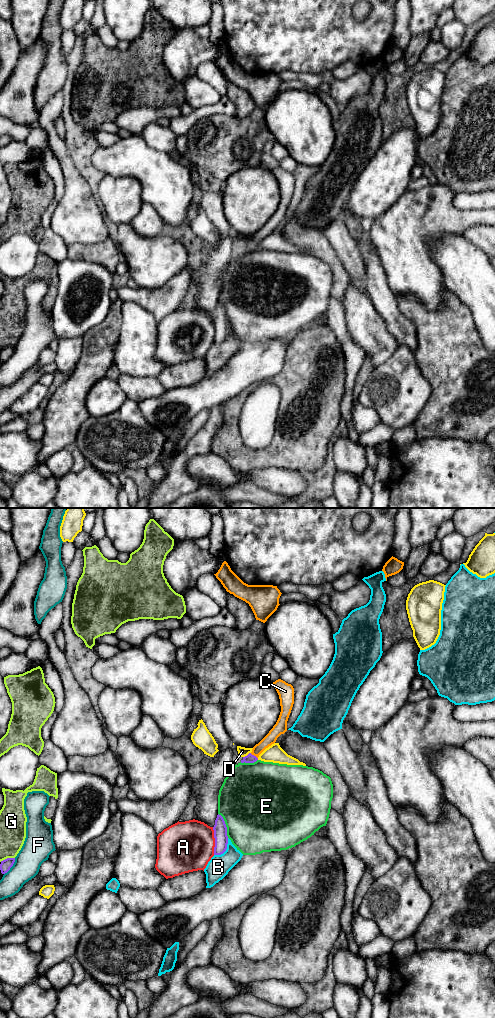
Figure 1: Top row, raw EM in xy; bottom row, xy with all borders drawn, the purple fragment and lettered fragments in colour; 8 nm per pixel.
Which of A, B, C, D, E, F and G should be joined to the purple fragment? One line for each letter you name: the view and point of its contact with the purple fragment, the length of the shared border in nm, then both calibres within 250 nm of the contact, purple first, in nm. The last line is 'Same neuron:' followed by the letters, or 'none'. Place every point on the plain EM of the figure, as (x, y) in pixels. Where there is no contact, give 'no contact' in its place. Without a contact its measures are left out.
C: meets purple in xy at (253, 243); contact 80 nm long; 70 nm thick on the purple side, 90 nm on the other
Same neuron: C

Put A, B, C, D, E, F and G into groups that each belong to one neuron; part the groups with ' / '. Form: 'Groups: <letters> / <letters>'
Groups: A / B / C / D / E / F / G

